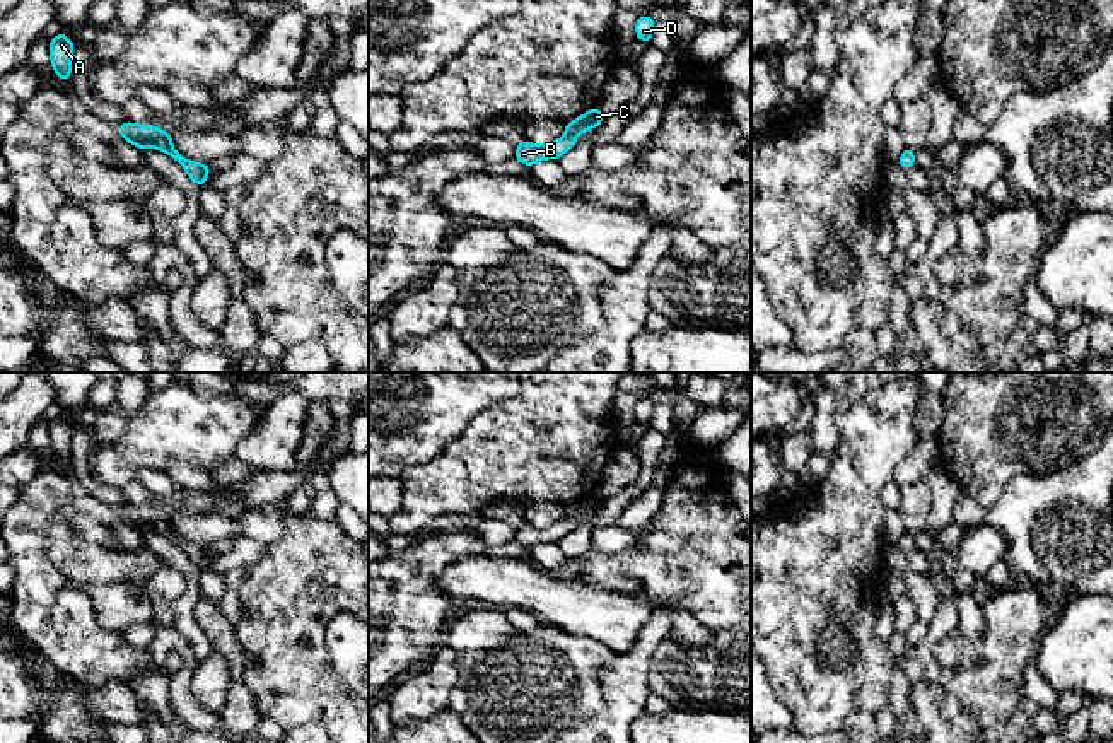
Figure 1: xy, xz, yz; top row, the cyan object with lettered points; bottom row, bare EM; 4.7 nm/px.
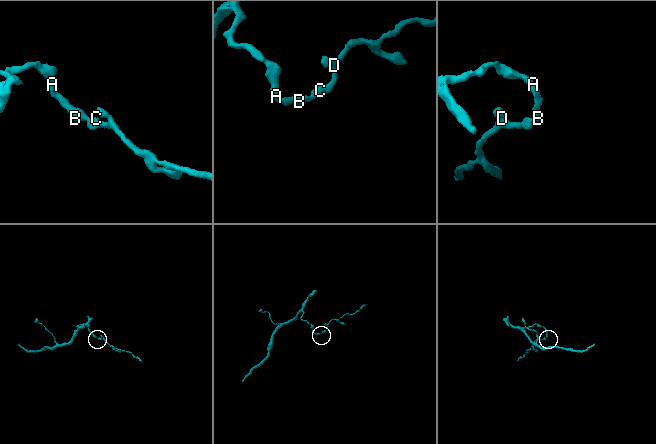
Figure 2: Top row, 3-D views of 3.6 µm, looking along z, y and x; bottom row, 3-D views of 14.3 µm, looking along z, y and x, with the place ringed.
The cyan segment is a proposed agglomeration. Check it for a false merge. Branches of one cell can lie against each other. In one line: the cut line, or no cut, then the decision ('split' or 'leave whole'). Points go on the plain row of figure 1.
no cut; leave whole

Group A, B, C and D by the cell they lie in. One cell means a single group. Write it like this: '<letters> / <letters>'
A B C D

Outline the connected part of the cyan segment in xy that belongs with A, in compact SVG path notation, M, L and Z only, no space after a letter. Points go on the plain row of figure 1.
M60 413L50 425L50 439L51 439L51 449L55 456L68 466L68 461L72 458L72 437L73 437L75 425L68 422L63 413Z

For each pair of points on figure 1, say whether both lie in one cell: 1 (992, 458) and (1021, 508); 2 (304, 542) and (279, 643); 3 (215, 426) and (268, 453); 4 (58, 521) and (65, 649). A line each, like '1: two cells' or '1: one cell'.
1: two cells
2: one cell
3: two cells
4: two cells

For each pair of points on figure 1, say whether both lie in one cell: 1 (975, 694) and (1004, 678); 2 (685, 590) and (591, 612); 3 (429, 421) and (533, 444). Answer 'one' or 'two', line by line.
1: one
2: two
3: two

